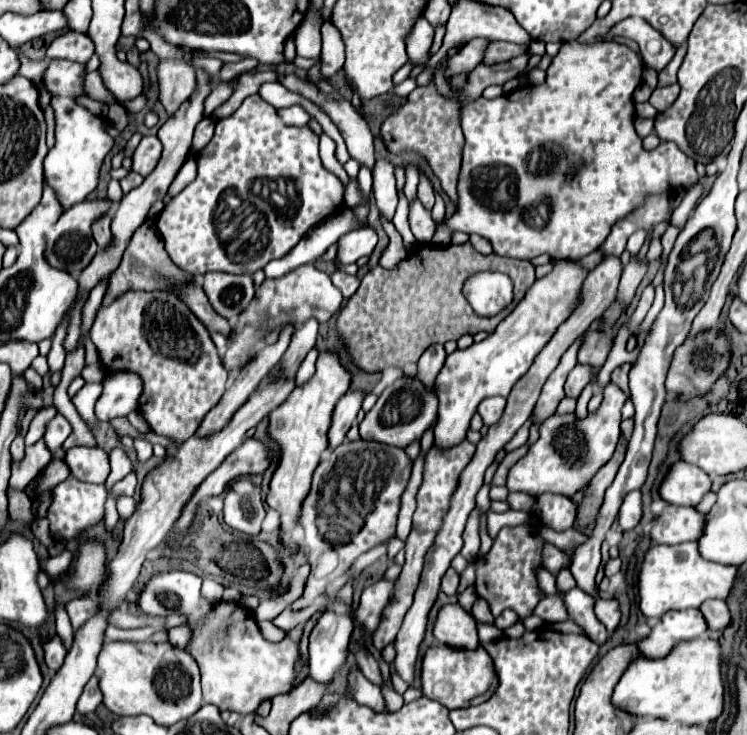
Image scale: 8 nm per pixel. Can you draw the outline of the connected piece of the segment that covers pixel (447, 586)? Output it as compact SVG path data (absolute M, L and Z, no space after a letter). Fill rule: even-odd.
M448 568L448 572L444 574L444 580L442 580L442 592L446 592L448 596L454 596L458 590L458 584L460 584L458 572L454 568Z

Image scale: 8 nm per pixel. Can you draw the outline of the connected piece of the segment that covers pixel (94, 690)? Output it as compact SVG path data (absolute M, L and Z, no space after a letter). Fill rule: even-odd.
M94 674L88 680L88 684L84 686L84 692L82 692L80 700L78 700L78 712L82 712L82 714L94 712L100 704L102 704L102 694L100 694L100 686L98 686L98 678Z

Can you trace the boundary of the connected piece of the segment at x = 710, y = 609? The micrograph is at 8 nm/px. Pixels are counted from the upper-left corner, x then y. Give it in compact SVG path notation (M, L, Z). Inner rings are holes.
M706 600L702 606L700 606L706 622L708 622L708 628L710 632L722 632L730 626L730 610L728 610L728 604L724 600Z

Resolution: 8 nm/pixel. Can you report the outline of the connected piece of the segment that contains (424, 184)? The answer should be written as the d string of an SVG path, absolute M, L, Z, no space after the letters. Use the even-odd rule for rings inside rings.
M420 174L420 186L418 186L418 200L422 202L422 206L426 210L432 210L432 206L434 206L434 190L432 190L428 178L422 176L422 174Z

